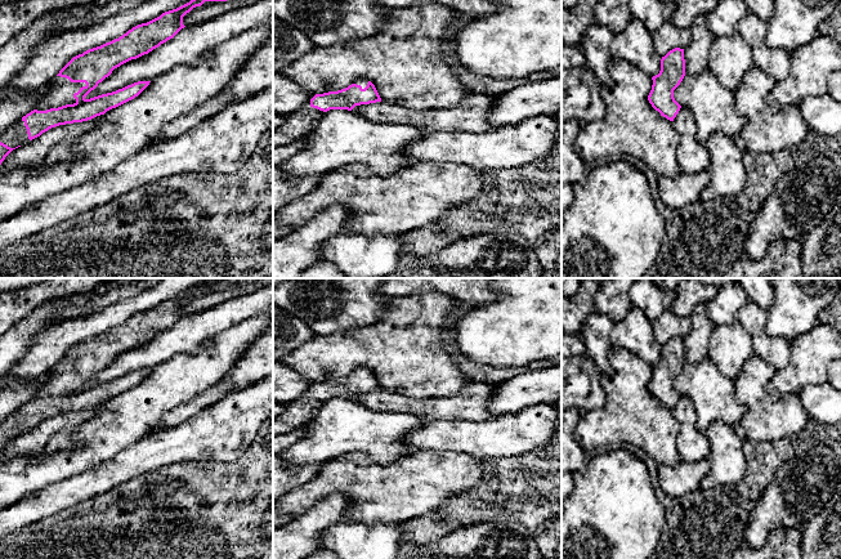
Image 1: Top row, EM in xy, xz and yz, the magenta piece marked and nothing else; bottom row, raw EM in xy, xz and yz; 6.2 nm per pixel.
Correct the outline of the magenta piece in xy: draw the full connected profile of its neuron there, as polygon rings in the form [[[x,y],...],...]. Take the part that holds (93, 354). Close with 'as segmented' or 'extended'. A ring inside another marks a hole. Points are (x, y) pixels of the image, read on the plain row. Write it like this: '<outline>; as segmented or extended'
[[[218,278],[197,285],[176,298],[133,316],[118,327],[73,345],[50,370],[53,376],[43,385],[37,397],[0,424],[0,453],[13,438],[52,416],[91,408],[138,385],[151,370],[138,370],[112,381],[85,386],[115,357],[148,343],[173,327],[185,316],[183,305],[193,296],[201,295],[205,290],[252,285],[259,280]]]; extended

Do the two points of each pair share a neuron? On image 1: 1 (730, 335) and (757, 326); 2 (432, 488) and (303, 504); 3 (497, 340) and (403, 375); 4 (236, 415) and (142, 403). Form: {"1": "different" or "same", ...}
{"1": "different", "2": "same", "3": "different", "4": "different"}

